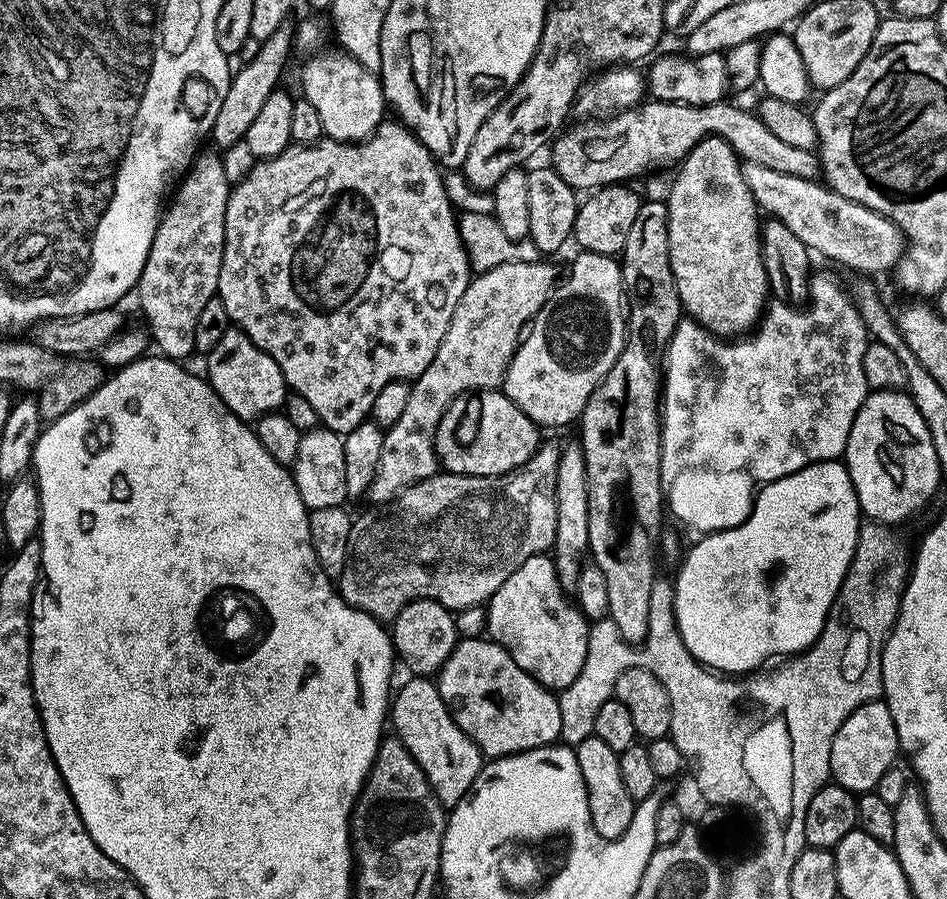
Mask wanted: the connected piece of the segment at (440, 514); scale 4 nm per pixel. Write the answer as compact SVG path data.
M541 443L536 453L525 464L518 466L513 472L506 473L505 476L455 476L452 472L441 471L422 482L412 484L405 492L396 495L395 500L388 500L384 504L369 507L369 512L364 512L361 516L357 515L352 522L346 566L338 577L340 595L353 608L360 608L381 622L395 620L402 606L406 606L411 600L436 600L450 610L487 605L498 590L498 586L502 586L502 582L506 582L506 578L510 578L510 574L514 574L514 570L518 570L518 566L522 566L526 558L543 556L556 543L556 479L558 478L560 450L559 443Z

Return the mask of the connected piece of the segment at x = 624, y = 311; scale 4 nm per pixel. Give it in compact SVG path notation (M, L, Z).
M580 250L577 253L576 261L572 264L572 277L569 280L561 279L557 283L552 295L548 297L547 302L542 306L540 313L532 319L526 335L521 339L520 345L516 347L516 353L513 354L512 360L504 372L502 391L510 398L510 402L514 402L514 406L518 406L518 410L522 410L522 414L526 414L526 418L530 418L544 430L547 430L547 428L560 428L563 424L575 425L579 421L586 402L590 402L590 394L594 394L594 390L604 381L610 366L614 366L614 362L618 362L618 354L622 354L628 338L628 293L624 287L621 261L611 256L603 256L597 252Z

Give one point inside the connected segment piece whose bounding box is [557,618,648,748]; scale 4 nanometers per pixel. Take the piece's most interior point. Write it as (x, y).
(607, 654)

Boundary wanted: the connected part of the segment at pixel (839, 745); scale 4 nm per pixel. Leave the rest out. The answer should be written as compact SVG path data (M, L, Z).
M883 699L872 700L858 706L858 710L854 710L854 714L842 722L838 734L834 734L834 746L830 746L831 779L853 794L871 792L878 778L882 778L882 774L897 763L899 752L898 734L887 704Z

